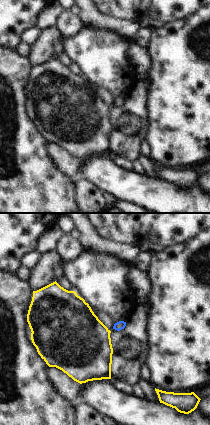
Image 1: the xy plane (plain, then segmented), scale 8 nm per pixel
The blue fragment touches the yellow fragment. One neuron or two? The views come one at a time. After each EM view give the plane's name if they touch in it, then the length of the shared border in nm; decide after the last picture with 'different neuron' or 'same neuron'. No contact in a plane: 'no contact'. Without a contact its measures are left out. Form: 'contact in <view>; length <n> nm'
no contact

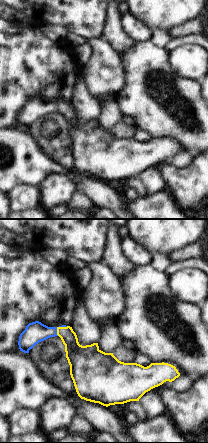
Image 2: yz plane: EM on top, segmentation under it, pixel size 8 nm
contact in yz; length 70 nm

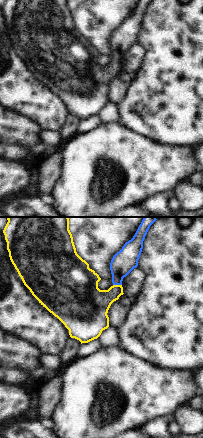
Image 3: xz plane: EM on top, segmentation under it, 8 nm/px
contact in xz; length 70 nm

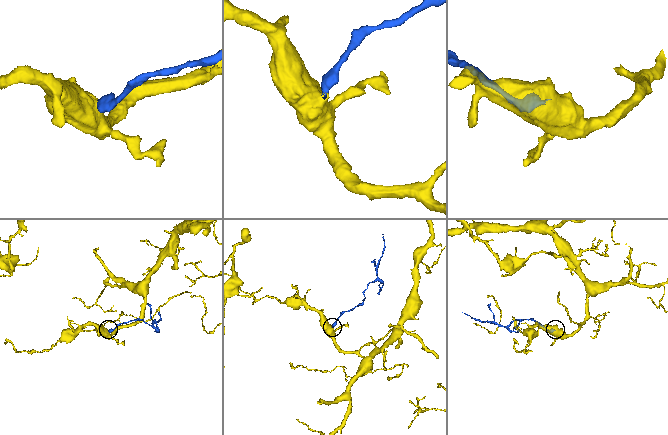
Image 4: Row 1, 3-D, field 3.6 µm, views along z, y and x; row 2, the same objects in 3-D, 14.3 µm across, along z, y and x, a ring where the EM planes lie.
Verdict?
same neuron

